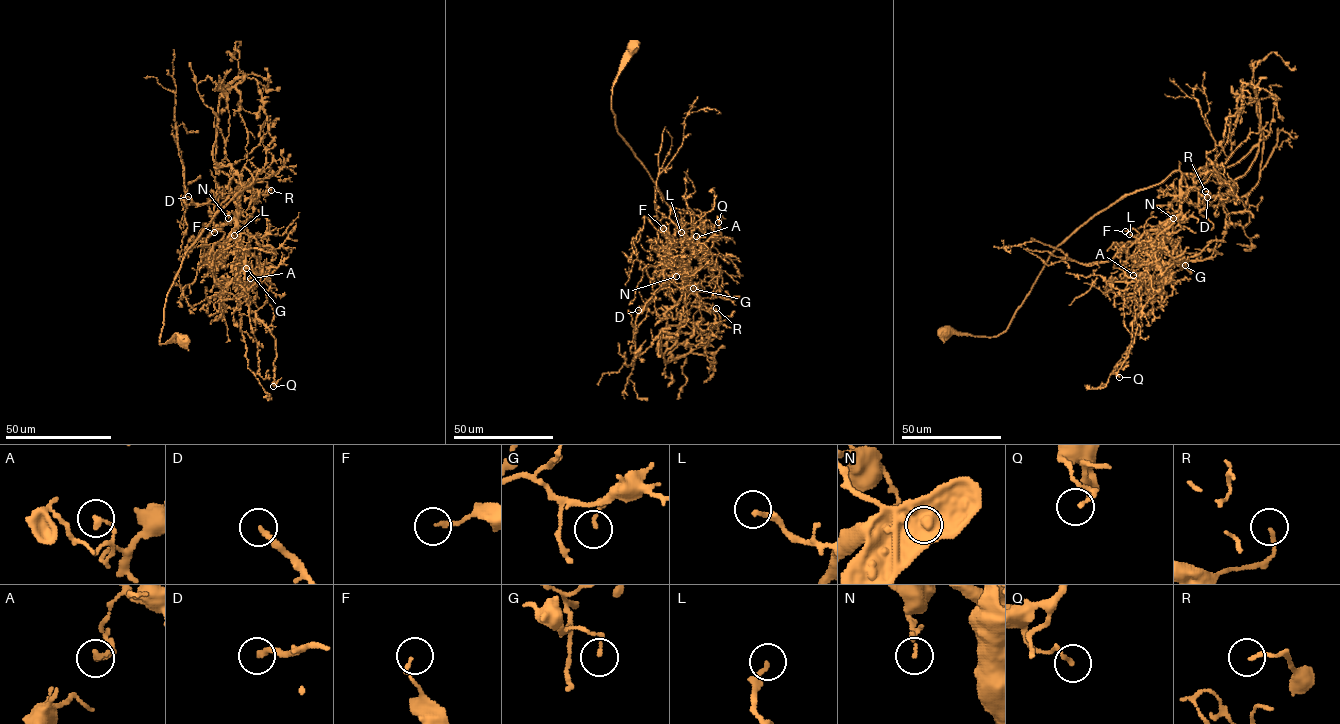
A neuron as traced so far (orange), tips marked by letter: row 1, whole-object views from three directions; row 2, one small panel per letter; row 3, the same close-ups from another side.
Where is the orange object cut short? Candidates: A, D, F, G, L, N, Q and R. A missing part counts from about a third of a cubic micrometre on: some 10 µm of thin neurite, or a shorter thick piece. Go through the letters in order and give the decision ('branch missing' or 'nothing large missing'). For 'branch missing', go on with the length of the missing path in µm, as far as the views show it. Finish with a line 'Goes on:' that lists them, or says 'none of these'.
A: nothing large missing
D: branch missing | 15 µm
F: nothing large missing
G: nothing large missing
L: nothing large missing
N: nothing large missing
Q: nothing large missing
R: nothing large missing
Goes on: D

